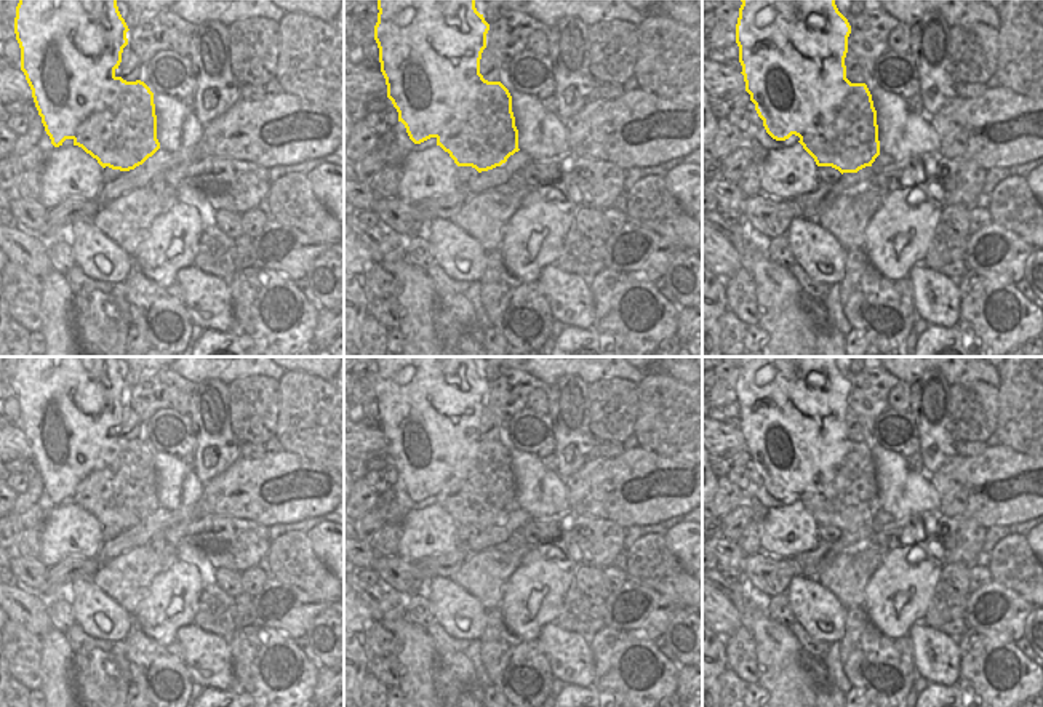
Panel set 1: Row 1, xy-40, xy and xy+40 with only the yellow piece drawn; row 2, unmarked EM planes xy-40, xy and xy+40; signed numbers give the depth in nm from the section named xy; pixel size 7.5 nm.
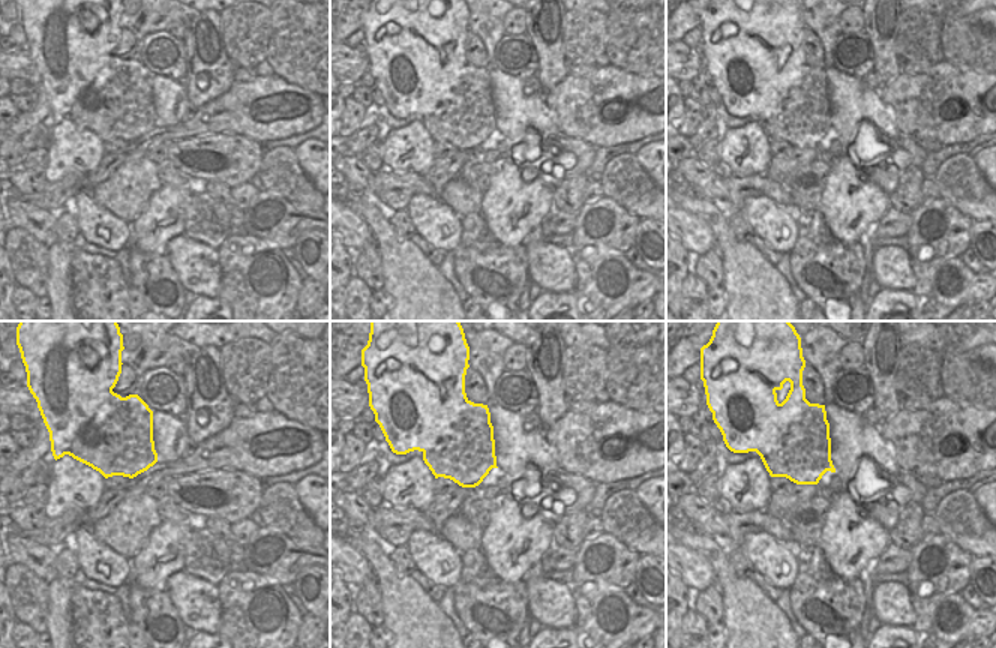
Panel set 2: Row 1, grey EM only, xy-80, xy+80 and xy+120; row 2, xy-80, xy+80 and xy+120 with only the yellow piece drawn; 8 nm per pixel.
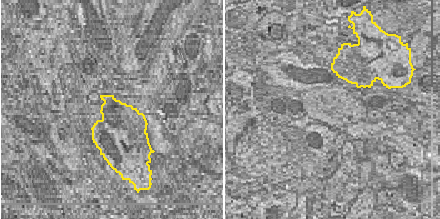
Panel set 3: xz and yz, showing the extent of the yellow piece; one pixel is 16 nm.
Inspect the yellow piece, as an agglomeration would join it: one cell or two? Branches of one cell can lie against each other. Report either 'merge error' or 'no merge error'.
merge error

